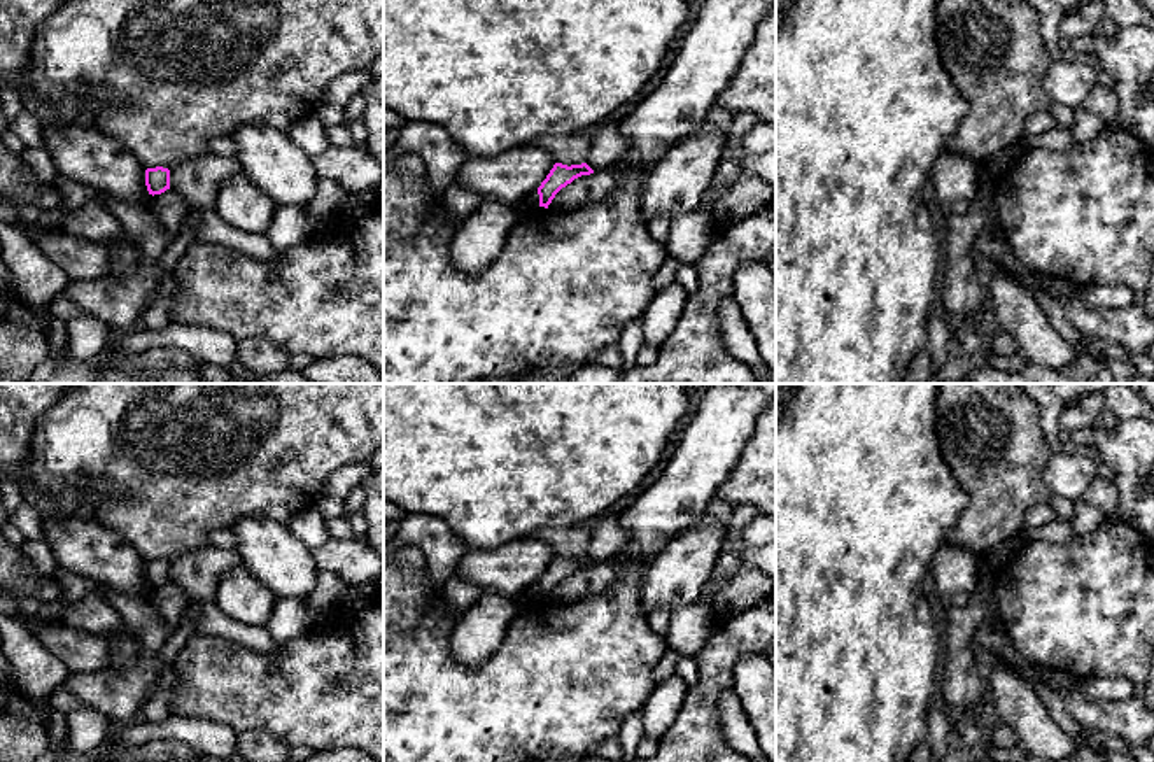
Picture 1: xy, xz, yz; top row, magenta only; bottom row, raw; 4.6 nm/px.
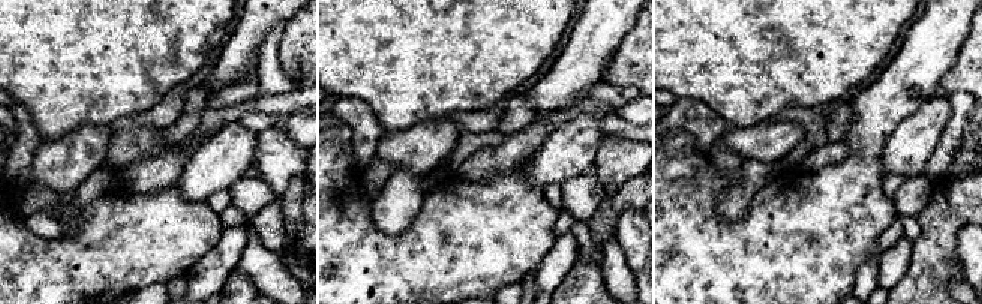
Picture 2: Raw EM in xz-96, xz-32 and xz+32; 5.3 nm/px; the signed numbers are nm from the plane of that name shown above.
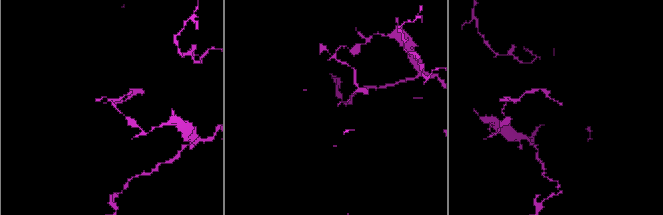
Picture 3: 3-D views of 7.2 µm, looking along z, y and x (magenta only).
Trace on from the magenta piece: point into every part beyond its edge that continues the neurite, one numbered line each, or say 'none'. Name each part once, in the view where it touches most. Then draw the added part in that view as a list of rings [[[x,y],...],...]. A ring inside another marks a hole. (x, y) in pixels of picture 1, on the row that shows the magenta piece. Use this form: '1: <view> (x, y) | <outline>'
none

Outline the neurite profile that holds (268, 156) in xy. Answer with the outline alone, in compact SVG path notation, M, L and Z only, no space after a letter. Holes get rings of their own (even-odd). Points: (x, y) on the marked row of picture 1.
M249 123L231 133L243 173L277 205L303 207L315 194L317 172L285 131Z

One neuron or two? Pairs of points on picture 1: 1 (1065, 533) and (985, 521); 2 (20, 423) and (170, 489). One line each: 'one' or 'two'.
1: two
2: two

